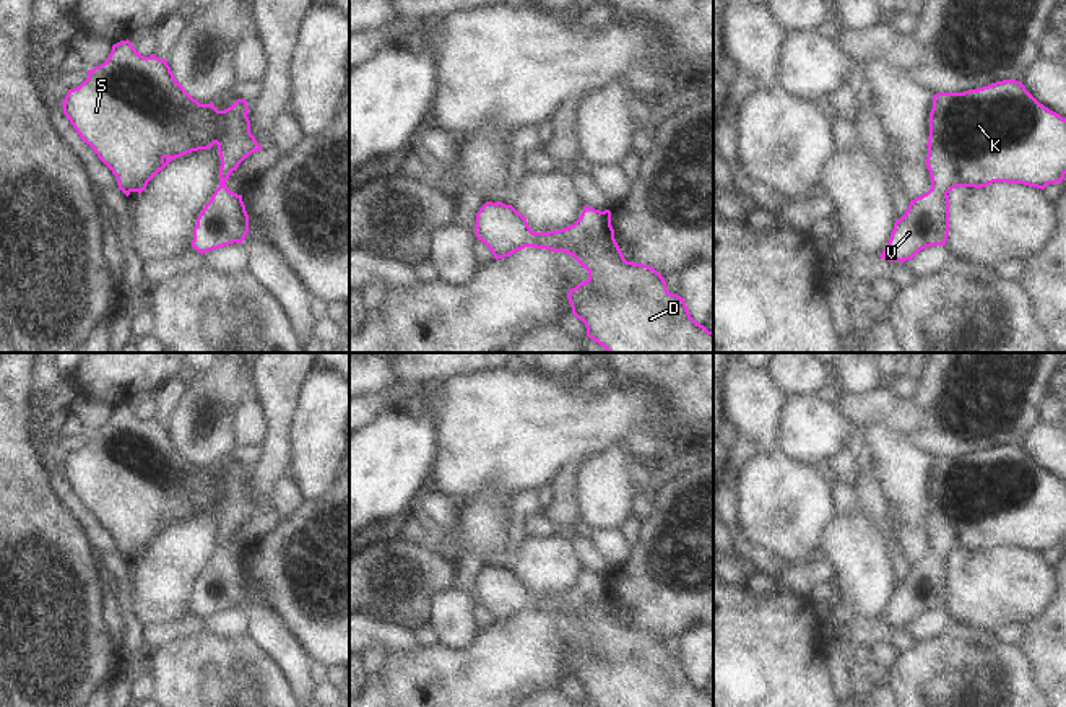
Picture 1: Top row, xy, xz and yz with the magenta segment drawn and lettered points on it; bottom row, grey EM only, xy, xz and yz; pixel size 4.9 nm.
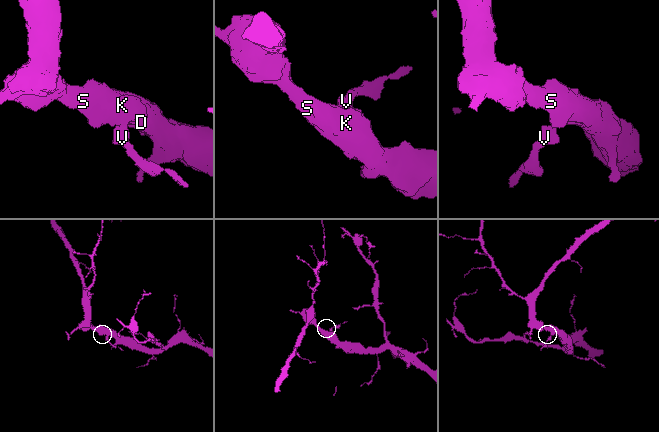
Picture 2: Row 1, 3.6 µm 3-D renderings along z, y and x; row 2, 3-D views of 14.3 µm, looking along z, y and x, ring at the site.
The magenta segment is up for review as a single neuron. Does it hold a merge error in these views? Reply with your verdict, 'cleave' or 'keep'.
keep

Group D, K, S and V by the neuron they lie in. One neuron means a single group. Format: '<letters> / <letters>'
D K S V

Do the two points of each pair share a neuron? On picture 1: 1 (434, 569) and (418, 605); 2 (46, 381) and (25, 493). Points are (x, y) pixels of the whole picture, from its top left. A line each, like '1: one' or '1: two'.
1: one
2: two

